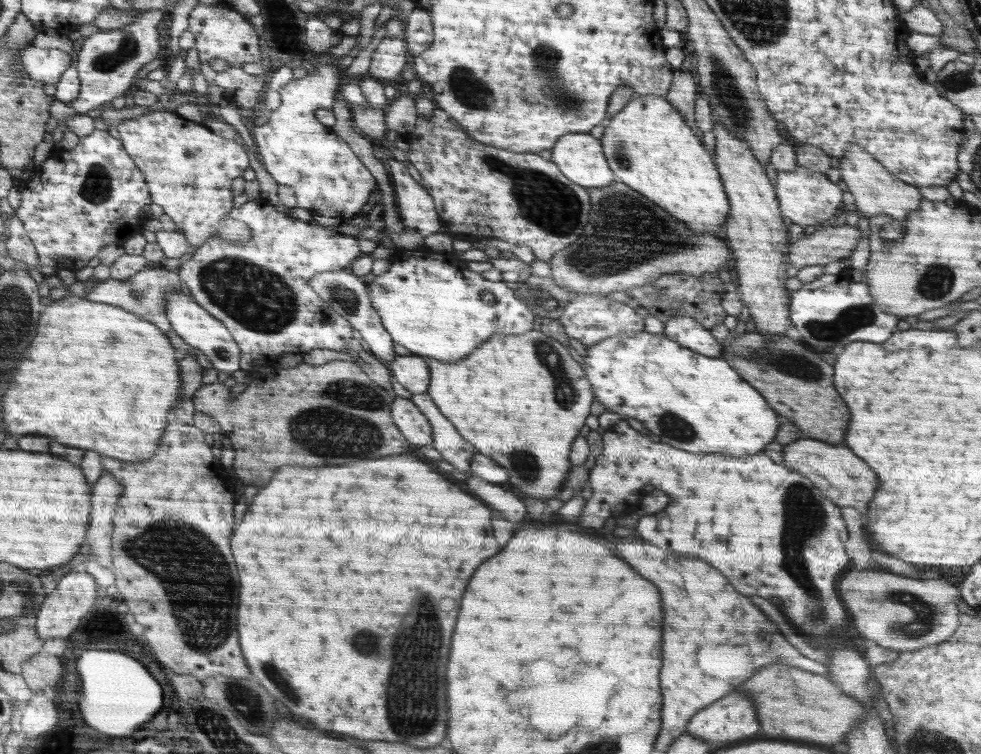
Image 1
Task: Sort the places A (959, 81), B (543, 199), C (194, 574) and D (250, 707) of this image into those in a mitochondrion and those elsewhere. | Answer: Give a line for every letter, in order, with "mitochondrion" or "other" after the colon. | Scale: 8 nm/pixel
A: mitochondrion
B: mitochondrion
C: mitochondrion
D: mitochondrion

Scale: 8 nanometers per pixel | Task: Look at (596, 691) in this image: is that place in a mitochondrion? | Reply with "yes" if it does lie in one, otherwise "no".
no

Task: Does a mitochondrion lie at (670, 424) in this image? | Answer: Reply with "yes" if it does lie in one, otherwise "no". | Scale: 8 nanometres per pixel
yes

